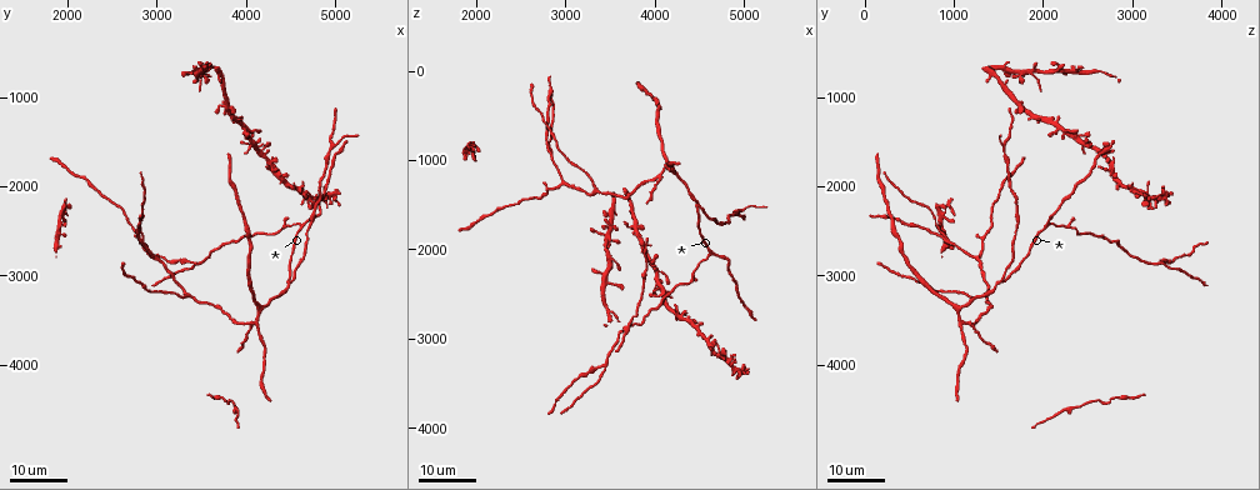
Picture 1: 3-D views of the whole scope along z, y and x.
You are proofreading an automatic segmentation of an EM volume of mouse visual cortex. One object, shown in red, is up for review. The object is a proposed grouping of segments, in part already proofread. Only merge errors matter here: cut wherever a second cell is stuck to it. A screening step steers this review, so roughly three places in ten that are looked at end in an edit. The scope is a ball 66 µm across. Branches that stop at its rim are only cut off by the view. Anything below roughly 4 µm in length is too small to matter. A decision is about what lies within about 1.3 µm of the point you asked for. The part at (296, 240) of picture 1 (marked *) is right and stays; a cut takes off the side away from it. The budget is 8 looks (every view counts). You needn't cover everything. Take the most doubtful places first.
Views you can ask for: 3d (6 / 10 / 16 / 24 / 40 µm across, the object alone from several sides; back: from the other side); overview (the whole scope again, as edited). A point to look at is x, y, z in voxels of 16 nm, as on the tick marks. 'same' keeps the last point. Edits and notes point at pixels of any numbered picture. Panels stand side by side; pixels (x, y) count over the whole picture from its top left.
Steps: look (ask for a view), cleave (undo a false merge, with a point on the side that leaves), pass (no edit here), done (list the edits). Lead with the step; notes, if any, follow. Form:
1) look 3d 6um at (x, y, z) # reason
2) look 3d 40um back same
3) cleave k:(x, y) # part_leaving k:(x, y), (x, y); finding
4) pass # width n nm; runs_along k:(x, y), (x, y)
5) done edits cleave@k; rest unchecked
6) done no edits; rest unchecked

look 3d 24um at (4500, 3050, 1500) # branch point

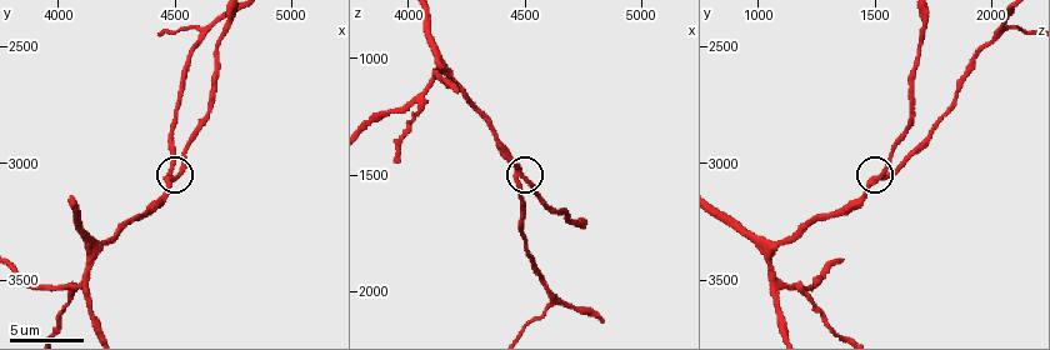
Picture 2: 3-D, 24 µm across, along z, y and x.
look 3d 6um at (4500, 3060, 1530) # zoom in

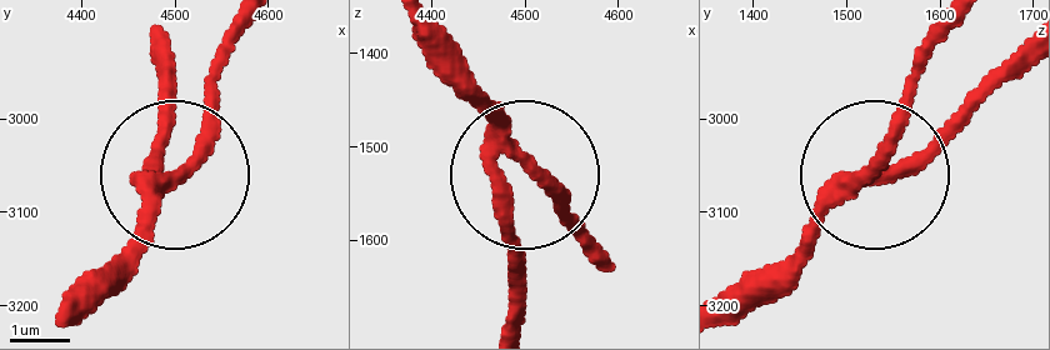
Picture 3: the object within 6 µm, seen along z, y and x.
pass # arms 3; runs_along 3:(521, 316), (511, 183), (535, 183), (590, 251); one cell here

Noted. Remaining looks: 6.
look 3d 16um at (2850, 2500, 850) # three arms meet

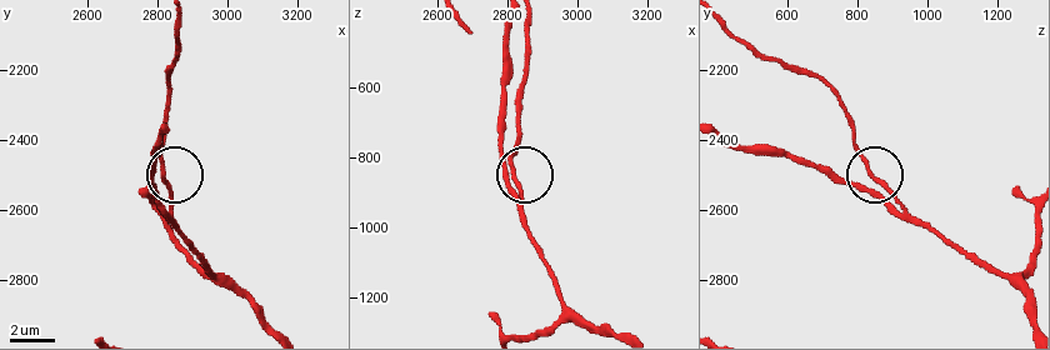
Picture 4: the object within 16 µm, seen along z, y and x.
look 3d 6um at (2820, 2510, 850)

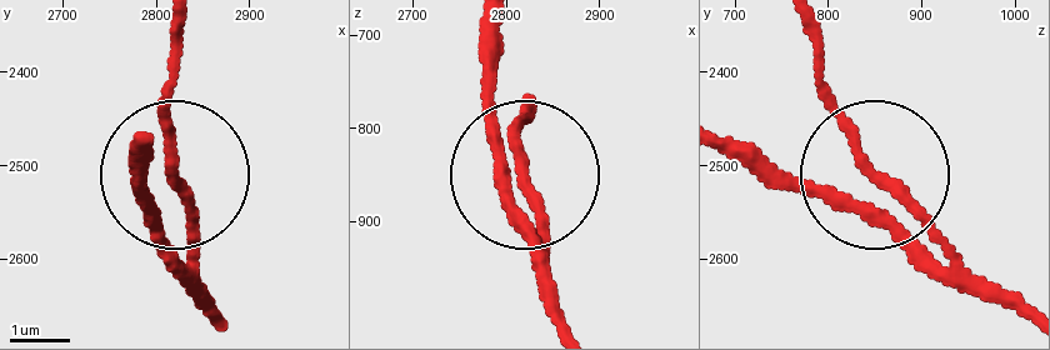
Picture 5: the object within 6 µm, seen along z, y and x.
look 3d 6um back at (2820, 2520, 855) # from behind

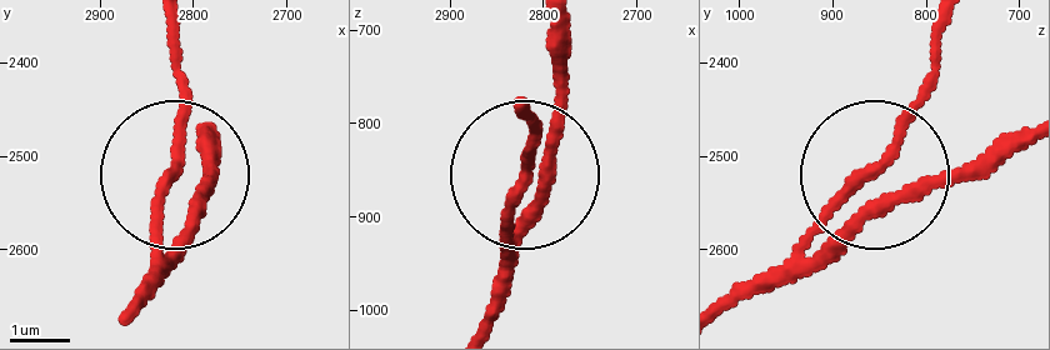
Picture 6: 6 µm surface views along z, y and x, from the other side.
pass # width 200 nm; runs_along 6:(124, 324), (149, 289), (168, 189), (218, 165); one cell here

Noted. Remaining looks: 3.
look 3d 16um at (5000, 1500, 1550) # two arms in line, one across

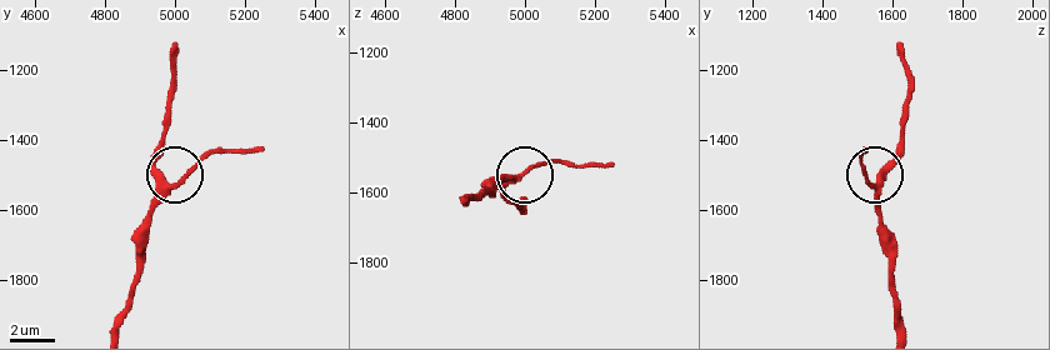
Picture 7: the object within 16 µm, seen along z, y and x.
look 3d 10um at (4990, 1530, 1550)

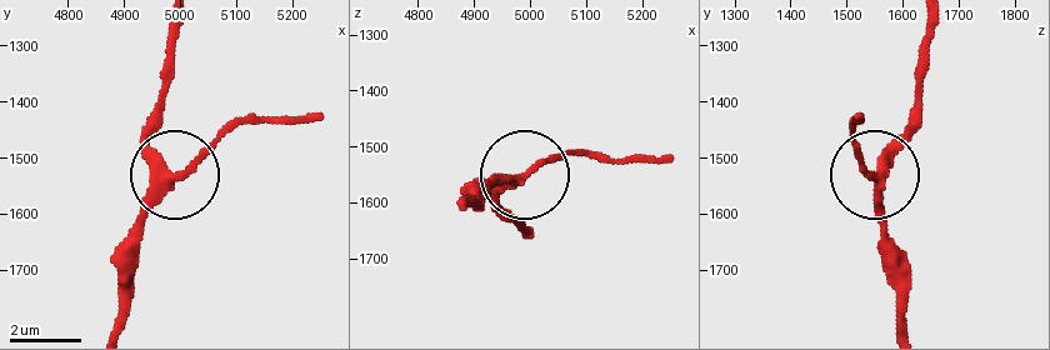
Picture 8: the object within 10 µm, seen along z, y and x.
pass # width 260 nm; runs_along 8:(904, 325), (885, 191), (850, 123); one cell here

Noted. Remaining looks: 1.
look 3d 10um at (4050, 3540, 1190) # three arms meet

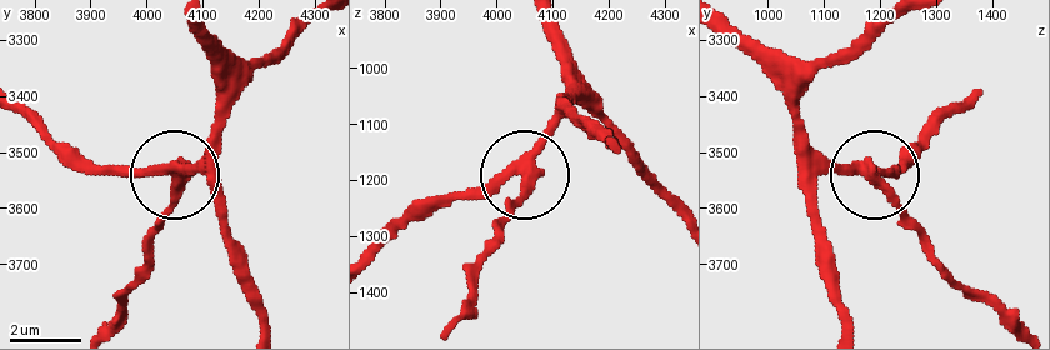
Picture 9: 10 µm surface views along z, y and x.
cleave 9:(166, 210) # side_arm 47 um; part_leaving 9:(873, 171), (881, 195), (944, 266), (1025, 329); a second cell is stuck on

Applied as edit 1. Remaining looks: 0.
done edits cleave@9; rest unchecked

